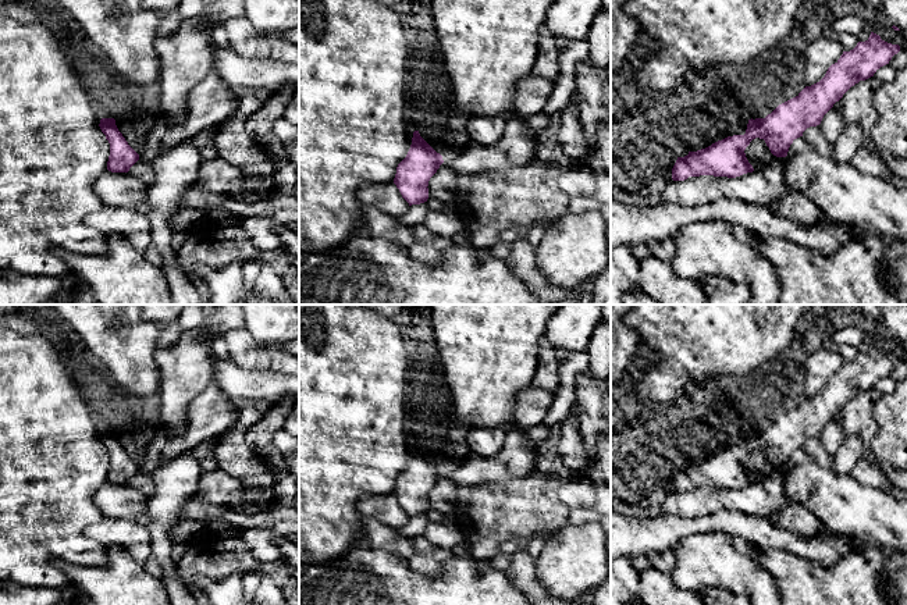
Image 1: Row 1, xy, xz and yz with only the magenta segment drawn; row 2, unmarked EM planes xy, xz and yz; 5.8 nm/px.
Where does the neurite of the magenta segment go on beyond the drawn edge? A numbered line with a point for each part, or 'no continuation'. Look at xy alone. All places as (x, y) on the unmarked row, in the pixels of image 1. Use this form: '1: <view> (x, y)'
no continuation

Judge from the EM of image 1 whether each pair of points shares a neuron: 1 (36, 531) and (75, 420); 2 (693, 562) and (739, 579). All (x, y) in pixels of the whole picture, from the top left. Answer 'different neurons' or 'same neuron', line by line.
1: same neuron
2: same neuron

